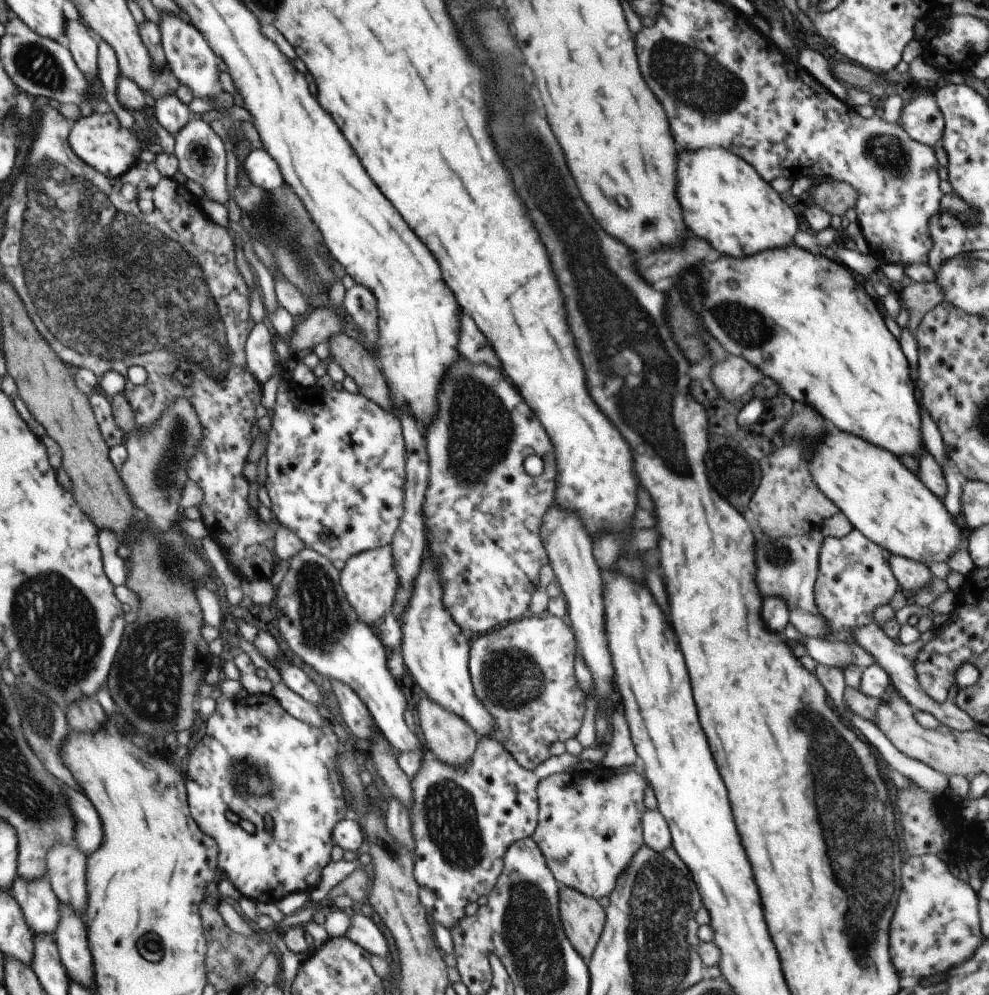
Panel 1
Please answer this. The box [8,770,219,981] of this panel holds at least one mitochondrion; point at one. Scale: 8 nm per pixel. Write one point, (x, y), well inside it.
(149, 945)

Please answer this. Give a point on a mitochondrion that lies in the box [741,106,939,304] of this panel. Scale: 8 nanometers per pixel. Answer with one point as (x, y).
(886, 153)

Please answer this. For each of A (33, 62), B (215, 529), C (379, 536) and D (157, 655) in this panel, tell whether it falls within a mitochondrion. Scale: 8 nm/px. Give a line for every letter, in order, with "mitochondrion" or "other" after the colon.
A: mitochondrion
B: other
C: other
D: mitochondrion

